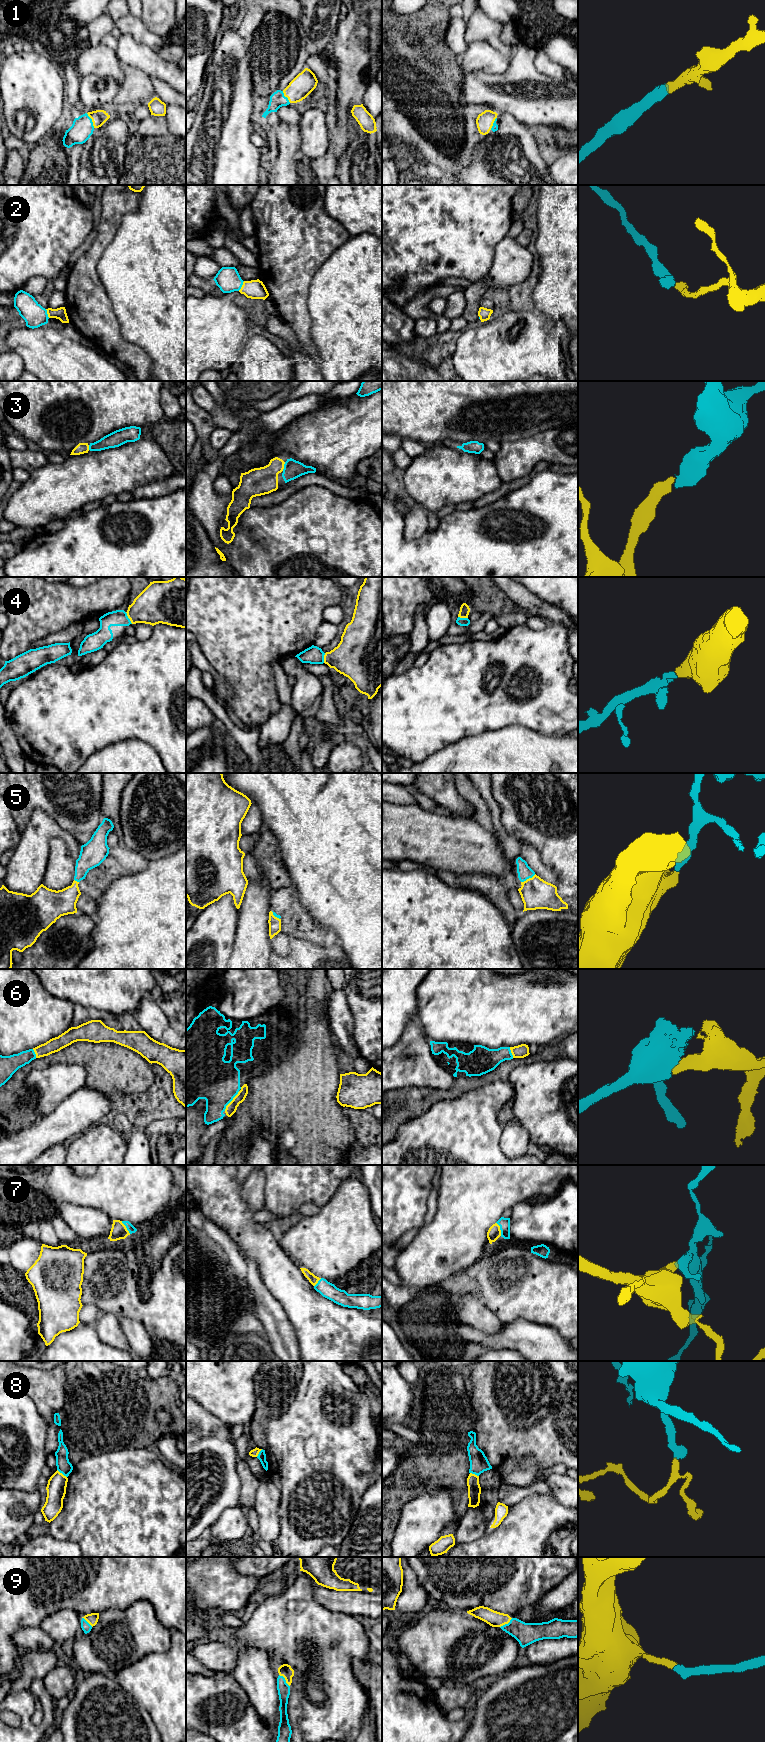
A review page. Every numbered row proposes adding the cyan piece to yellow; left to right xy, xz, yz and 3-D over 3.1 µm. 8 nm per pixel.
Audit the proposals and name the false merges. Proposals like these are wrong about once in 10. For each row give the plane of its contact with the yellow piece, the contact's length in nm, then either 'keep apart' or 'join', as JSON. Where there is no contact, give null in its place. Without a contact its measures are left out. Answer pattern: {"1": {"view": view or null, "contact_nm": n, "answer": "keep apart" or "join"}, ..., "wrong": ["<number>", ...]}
{"1": {"view": "xy", "contact_nm": 140, "answer": "join"}, "2": {"view": "xz", "contact_nm": 90, "answer": "join"}, "3": {"view": "xz", "contact_nm": 80, "answer": "join"}, "4": {"view": "xy", "contact_nm": 110, "answer": "join"}, "5": {"view": "yz", "contact_nm": 140, "answer": "join"}, "6": {"view": "xz", "contact_nm": 200, "answer": "join"}, "7": {"view": "yz", "contact_nm": 120, "answer": "join"}, "8": {"view": "xy", "contact_nm": 100, "answer": "keep apart"}, "9": {"view": "xz", "contact_nm": 130, "answer": "join"}, "wrong": ["8"]}

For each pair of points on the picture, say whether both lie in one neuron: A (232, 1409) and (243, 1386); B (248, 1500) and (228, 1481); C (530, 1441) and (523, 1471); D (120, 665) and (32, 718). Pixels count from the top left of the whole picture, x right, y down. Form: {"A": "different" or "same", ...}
{"A": "same", "B": "different", "C": "different", "D": "same"}

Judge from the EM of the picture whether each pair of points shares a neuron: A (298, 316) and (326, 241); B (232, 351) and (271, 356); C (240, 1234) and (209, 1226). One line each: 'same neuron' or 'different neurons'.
A: same neuron
B: different neurons
C: different neurons

